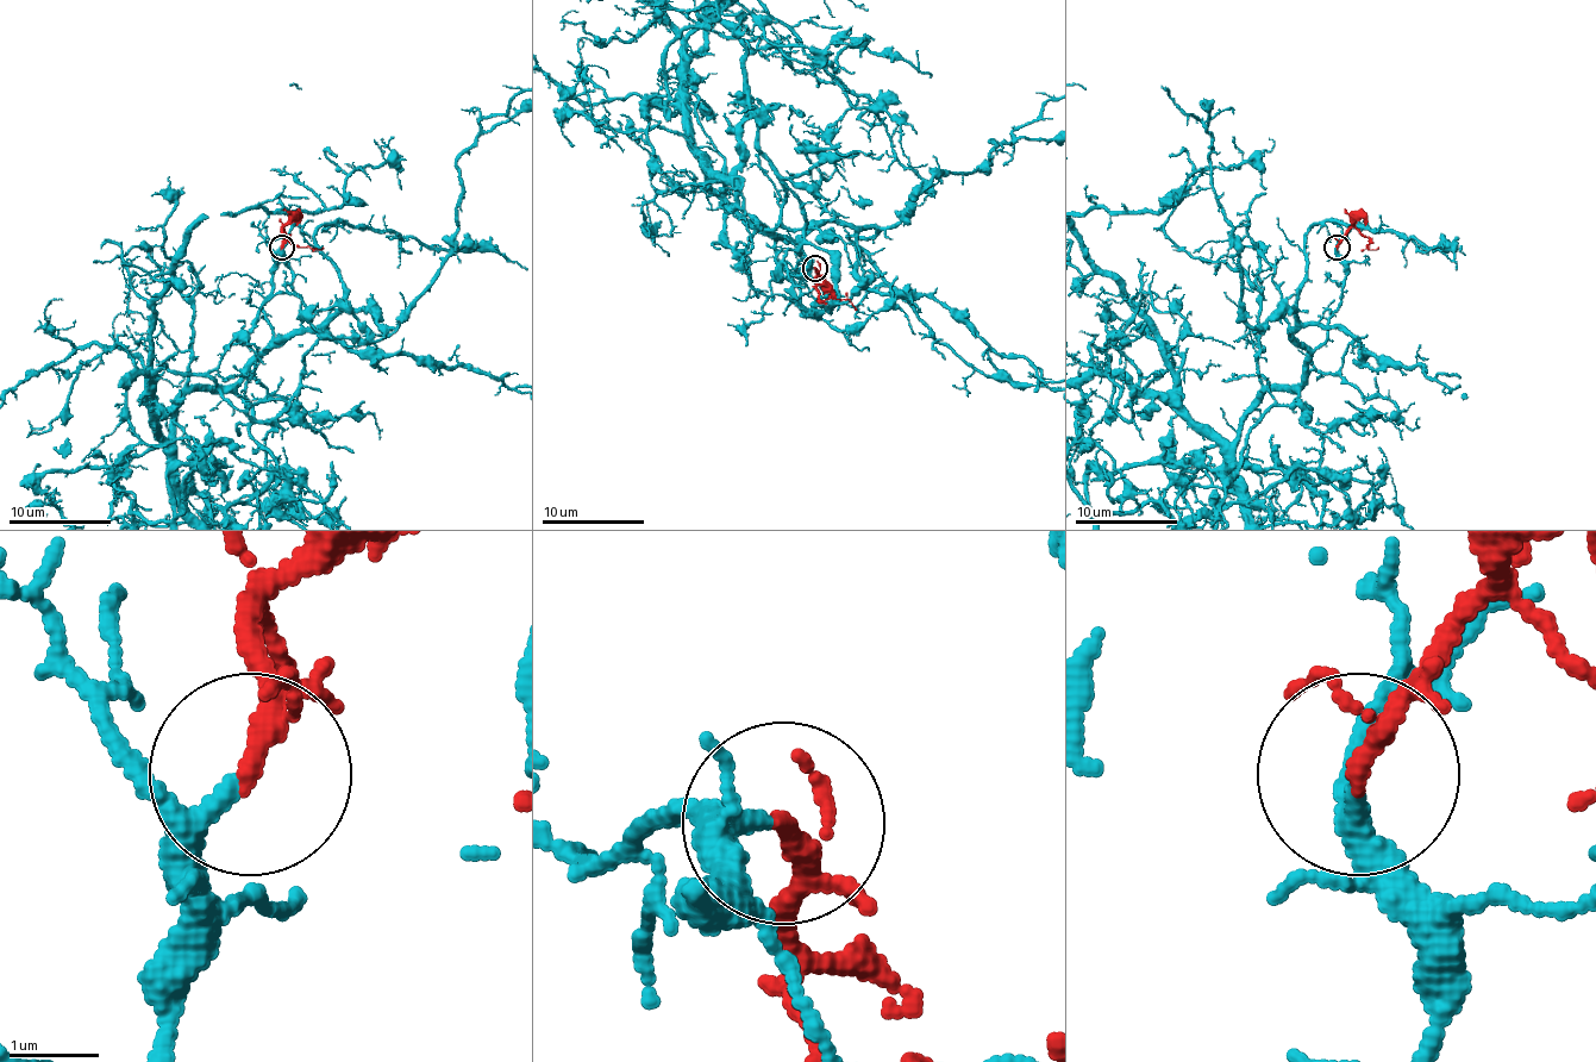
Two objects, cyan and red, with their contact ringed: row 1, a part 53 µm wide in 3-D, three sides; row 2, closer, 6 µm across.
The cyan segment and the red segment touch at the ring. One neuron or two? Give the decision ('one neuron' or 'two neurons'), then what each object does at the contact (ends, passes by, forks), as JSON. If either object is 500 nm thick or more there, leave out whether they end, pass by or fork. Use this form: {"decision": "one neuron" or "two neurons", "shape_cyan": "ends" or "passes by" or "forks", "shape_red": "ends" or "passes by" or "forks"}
{"decision": "one neuron", "shape_cyan": "passes by", "shape_red": "passes by"}

